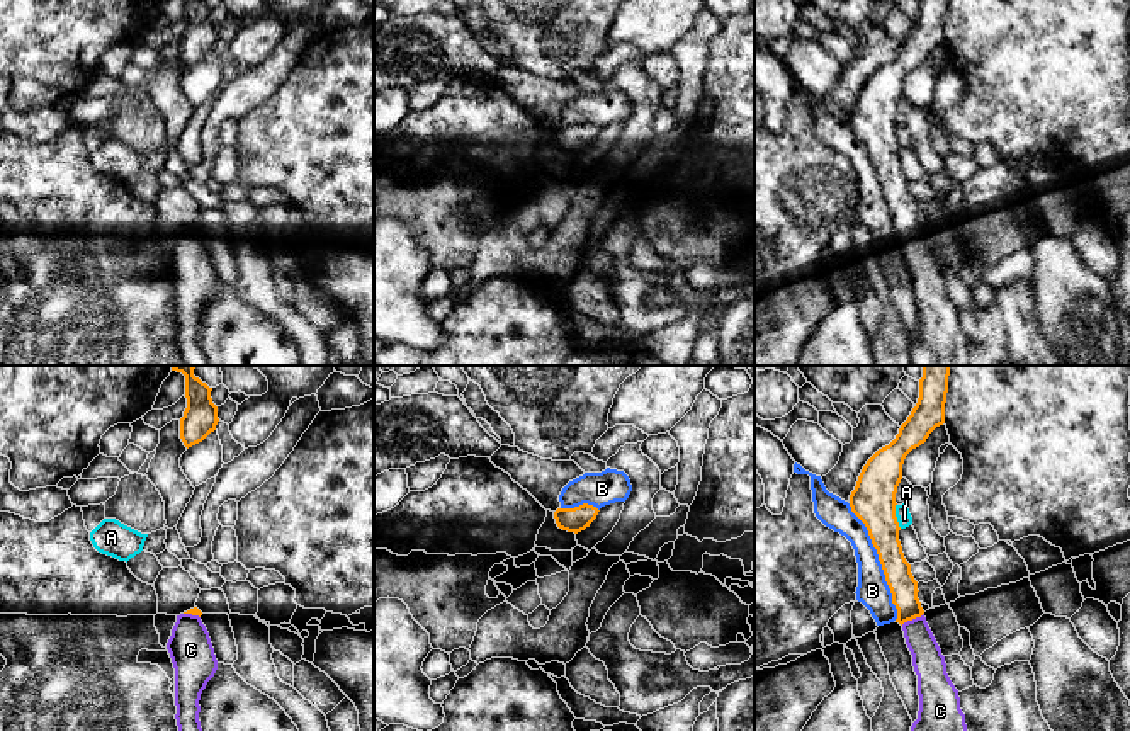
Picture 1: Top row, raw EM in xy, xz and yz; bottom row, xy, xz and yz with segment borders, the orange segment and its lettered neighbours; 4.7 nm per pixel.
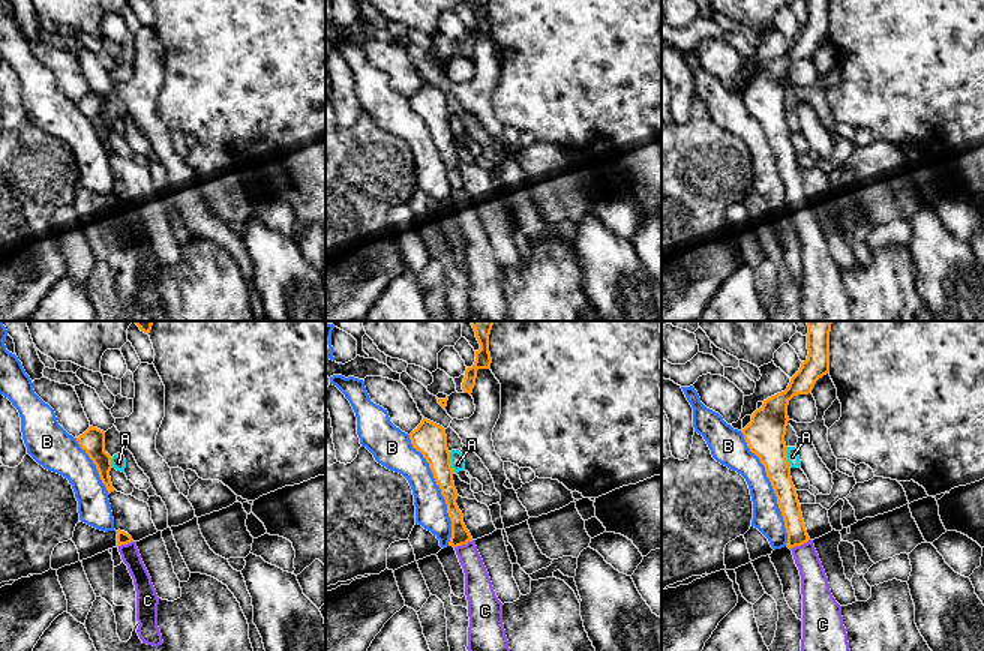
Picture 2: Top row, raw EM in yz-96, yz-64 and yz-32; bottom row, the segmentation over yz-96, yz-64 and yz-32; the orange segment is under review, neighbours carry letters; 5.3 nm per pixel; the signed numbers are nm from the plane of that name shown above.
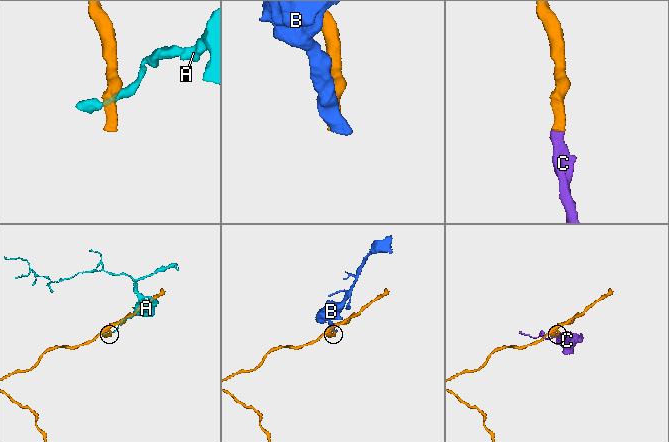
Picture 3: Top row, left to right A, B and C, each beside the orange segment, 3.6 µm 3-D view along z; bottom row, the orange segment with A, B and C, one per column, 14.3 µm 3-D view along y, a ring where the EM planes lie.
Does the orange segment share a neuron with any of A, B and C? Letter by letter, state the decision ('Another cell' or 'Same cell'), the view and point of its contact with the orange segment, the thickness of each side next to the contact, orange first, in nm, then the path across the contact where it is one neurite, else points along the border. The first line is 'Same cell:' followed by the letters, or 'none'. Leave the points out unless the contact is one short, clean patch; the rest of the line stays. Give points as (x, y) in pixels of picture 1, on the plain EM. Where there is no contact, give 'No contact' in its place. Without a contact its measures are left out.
Same cell: C
A: Another cell. Touches orange at yz (894, 135). Thickness 200 nm (orange) against 70 nm. Boundary: yz (896, 123), (896, 140), (901, 147)
B: Another cell. Touches orange at yz (879, 179). Thickness 190 nm (orange) against 150 nm
C: Same cell. Touches orange at yz (911, 238). Thickness 130 nm (orange) against 150 nm. Path across: yz (898, 192), (911, 238), (928, 281)

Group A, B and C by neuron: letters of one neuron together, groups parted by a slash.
A / B / C

